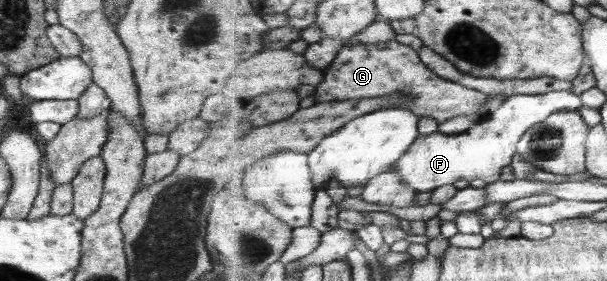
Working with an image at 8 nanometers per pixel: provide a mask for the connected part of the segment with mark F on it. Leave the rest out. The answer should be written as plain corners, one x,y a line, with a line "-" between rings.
573,90
552,91
551,93
539,95
512,95
508,100
487,120
479,122
462,134
436,134
420,136
414,147
394,167
401,173
405,183
413,189
421,192
435,191
444,186
451,186
459,180
476,181
485,179
489,183
503,181
503,171
506,167
513,165
514,158
519,154
518,145
526,131
532,127
546,122
558,111
579,110
584,106
582,96
576,95

